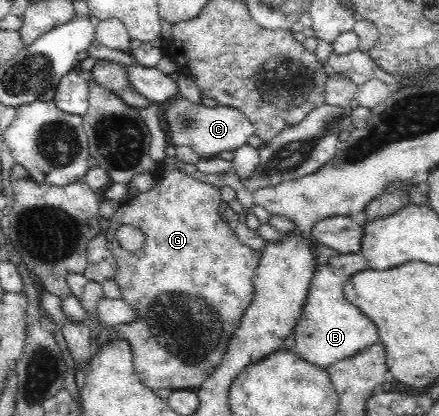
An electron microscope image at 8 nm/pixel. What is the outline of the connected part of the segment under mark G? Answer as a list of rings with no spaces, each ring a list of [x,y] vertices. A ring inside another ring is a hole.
[[[166,166],[158,168],[153,172],[156,182],[150,190],[144,192],[144,194],[137,195],[134,198],[128,199],[124,204],[120,204],[119,209],[115,211],[111,218],[109,218],[108,229],[104,231],[104,235],[107,240],[107,247],[110,252],[113,252],[113,257],[117,262],[117,271],[115,272],[114,279],[118,284],[121,292],[121,299],[130,305],[134,312],[134,320],[127,322],[126,324],[117,324],[113,326],[114,335],[117,338],[123,338],[130,346],[133,354],[133,367],[140,379],[140,382],[144,383],[152,391],[160,390],[160,388],[171,389],[172,391],[180,390],[196,390],[212,372],[218,366],[220,366],[224,352],[227,349],[228,341],[234,334],[236,327],[240,324],[240,319],[244,314],[244,311],[249,307],[252,302],[255,288],[253,287],[253,278],[255,277],[256,269],[259,268],[260,252],[256,252],[250,249],[246,244],[242,243],[238,238],[238,235],[230,230],[228,223],[220,218],[218,215],[218,207],[222,204],[222,198],[220,194],[220,188],[210,184],[198,181],[185,173],[182,173],[178,169]],[[129,224],[134,228],[137,228],[144,235],[145,243],[141,252],[138,254],[132,254],[124,252],[117,242],[114,240],[116,232],[120,226]]]

